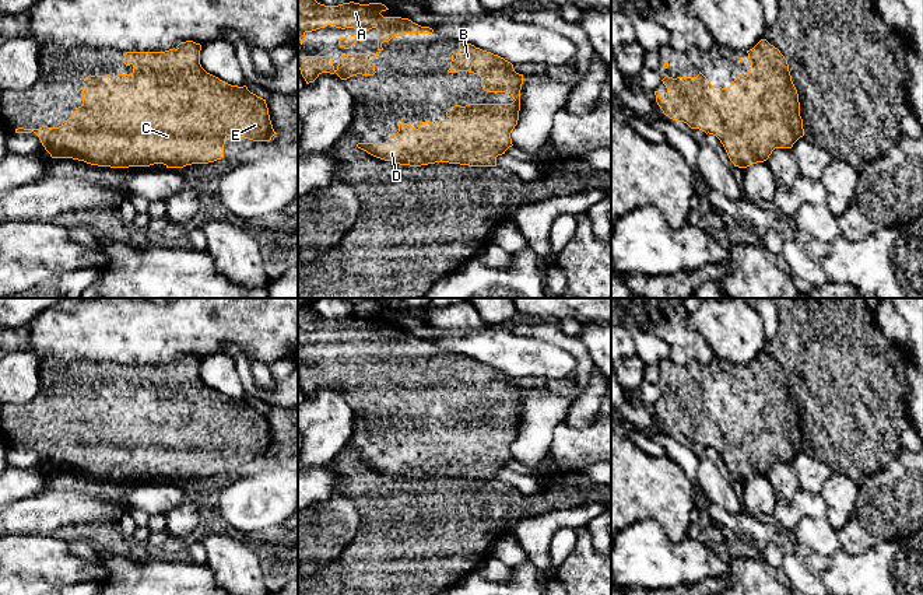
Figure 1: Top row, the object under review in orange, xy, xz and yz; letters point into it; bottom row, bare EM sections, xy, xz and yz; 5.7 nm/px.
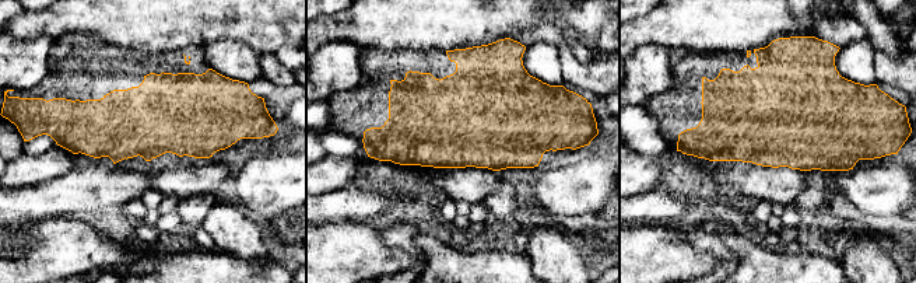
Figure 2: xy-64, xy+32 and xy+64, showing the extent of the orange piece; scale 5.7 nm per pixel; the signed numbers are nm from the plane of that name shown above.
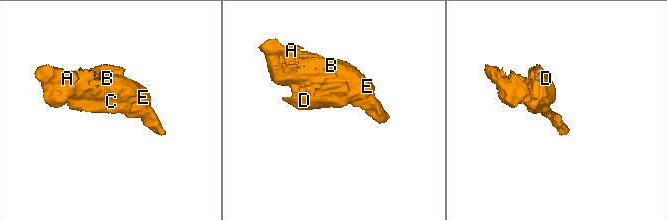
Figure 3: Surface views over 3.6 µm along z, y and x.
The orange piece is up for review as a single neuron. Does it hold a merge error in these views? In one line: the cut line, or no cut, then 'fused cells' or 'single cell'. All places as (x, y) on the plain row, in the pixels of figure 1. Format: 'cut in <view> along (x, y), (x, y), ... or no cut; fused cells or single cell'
no cut; single cell

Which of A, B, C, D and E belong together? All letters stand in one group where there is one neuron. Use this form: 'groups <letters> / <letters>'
groups A B C D E

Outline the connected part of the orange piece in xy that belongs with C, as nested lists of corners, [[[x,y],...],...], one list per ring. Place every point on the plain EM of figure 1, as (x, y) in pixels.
[[[193,354],[180,356],[176,361],[165,365],[126,365],[123,375],[126,379],[133,379],[131,388],[117,388],[115,392],[110,388],[106,389],[88,389],[85,391],[83,400],[83,419],[78,420],[73,430],[64,434],[59,441],[42,440],[39,442],[15,442],[15,447],[31,447],[34,445],[45,463],[52,472],[73,472],[84,475],[91,479],[110,480],[110,482],[129,482],[129,480],[150,480],[154,477],[164,477],[166,482],[183,482],[192,477],[208,477],[224,470],[224,458],[228,449],[231,451],[245,451],[253,455],[270,455],[274,448],[269,421],[266,413],[250,406],[246,399],[238,400],[231,399],[218,391],[207,386],[200,378],[200,364],[201,358]]]

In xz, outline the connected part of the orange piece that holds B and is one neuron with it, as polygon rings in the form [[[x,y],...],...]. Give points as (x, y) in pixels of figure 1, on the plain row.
[[[459,356],[459,365],[456,370],[452,368],[450,382],[448,385],[468,385],[478,388],[481,391],[481,400],[484,405],[510,407],[515,414],[512,417],[467,417],[466,420],[455,419],[446,426],[446,430],[449,431],[448,434],[439,434],[436,437],[420,435],[417,442],[414,442],[411,438],[400,437],[399,445],[390,449],[396,454],[394,456],[358,456],[357,461],[376,472],[410,480],[421,480],[435,476],[449,476],[468,480],[496,480],[496,470],[505,468],[505,465],[513,459],[510,447],[519,434],[523,388],[516,386],[513,378],[503,371],[475,361],[467,356]]]

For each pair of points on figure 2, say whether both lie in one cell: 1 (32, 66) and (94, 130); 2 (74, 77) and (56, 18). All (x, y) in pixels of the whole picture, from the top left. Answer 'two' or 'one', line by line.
1: two
2: two

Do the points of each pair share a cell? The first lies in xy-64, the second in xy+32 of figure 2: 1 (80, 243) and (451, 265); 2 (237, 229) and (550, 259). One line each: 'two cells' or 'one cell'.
1: two cells
2: one cell

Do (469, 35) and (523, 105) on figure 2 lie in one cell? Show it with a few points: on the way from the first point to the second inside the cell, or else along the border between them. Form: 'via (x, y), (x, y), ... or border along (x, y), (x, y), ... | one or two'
border along (509, 37), (488, 44), (445, 51) | two

